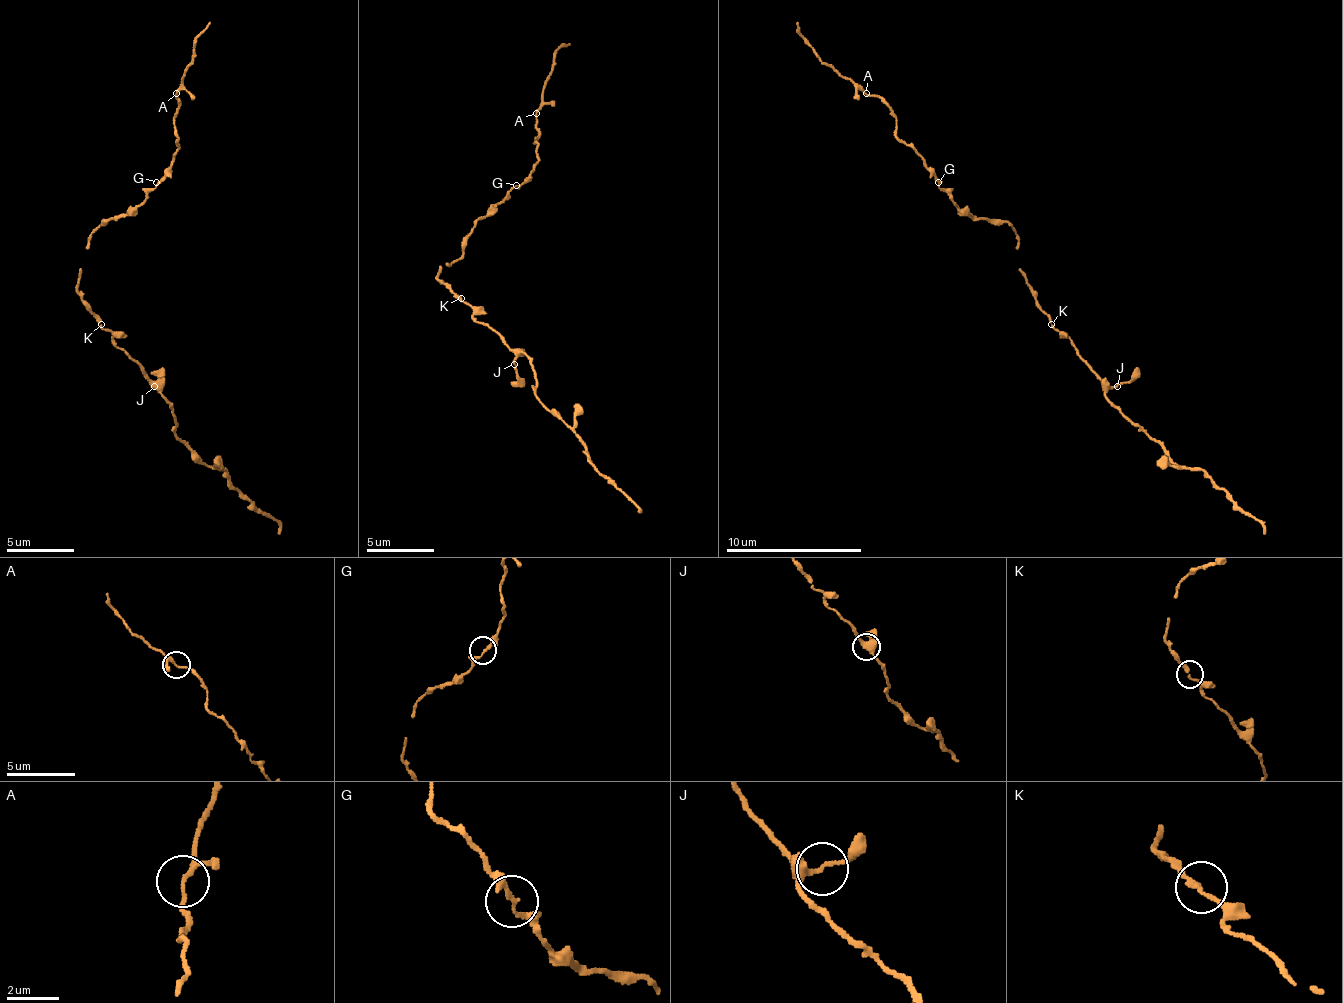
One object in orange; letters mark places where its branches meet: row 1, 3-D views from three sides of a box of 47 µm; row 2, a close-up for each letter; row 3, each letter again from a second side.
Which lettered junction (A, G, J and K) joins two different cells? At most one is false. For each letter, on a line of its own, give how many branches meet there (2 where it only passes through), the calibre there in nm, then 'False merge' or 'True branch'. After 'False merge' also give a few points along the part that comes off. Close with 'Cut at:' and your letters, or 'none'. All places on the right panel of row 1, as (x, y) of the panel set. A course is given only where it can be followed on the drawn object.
A: Branches: 3. Thickness 150 nm. True branch
G: Branches: 2. Thickness 150 nm. True branch
J: Branches: 3. Thickness 170 nm. True branch
K: Branches: 2. Thickness 180 nm. True branch
Cut at: none

